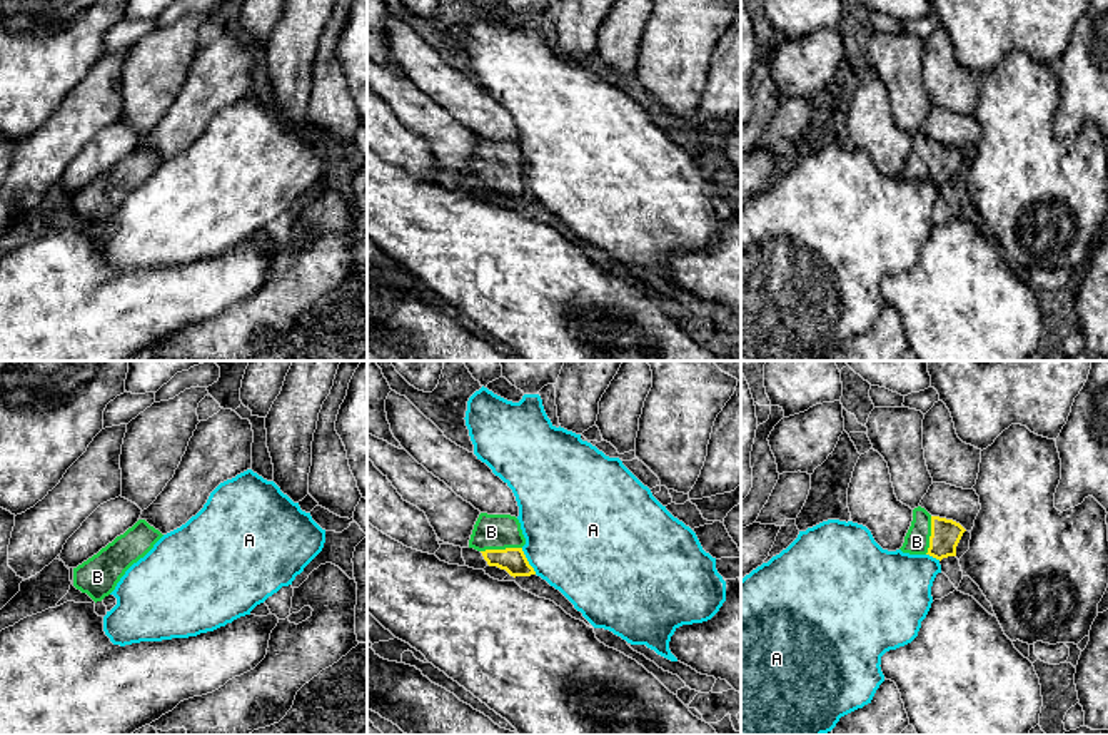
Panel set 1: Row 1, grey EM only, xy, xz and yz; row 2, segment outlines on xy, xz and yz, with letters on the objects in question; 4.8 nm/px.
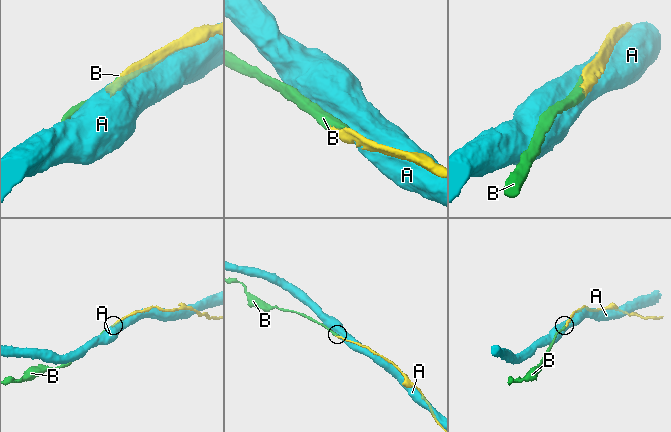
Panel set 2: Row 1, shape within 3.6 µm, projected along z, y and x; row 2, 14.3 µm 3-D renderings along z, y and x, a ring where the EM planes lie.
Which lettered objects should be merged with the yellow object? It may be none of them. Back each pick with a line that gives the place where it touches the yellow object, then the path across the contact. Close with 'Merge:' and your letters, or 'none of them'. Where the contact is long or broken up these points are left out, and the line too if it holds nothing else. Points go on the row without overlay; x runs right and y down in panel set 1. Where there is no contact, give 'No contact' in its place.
B: Touches yellow at xz (501, 176). Path across: xz (513, 186), (501, 176), (501, 167), (491, 157)
Merge: B

